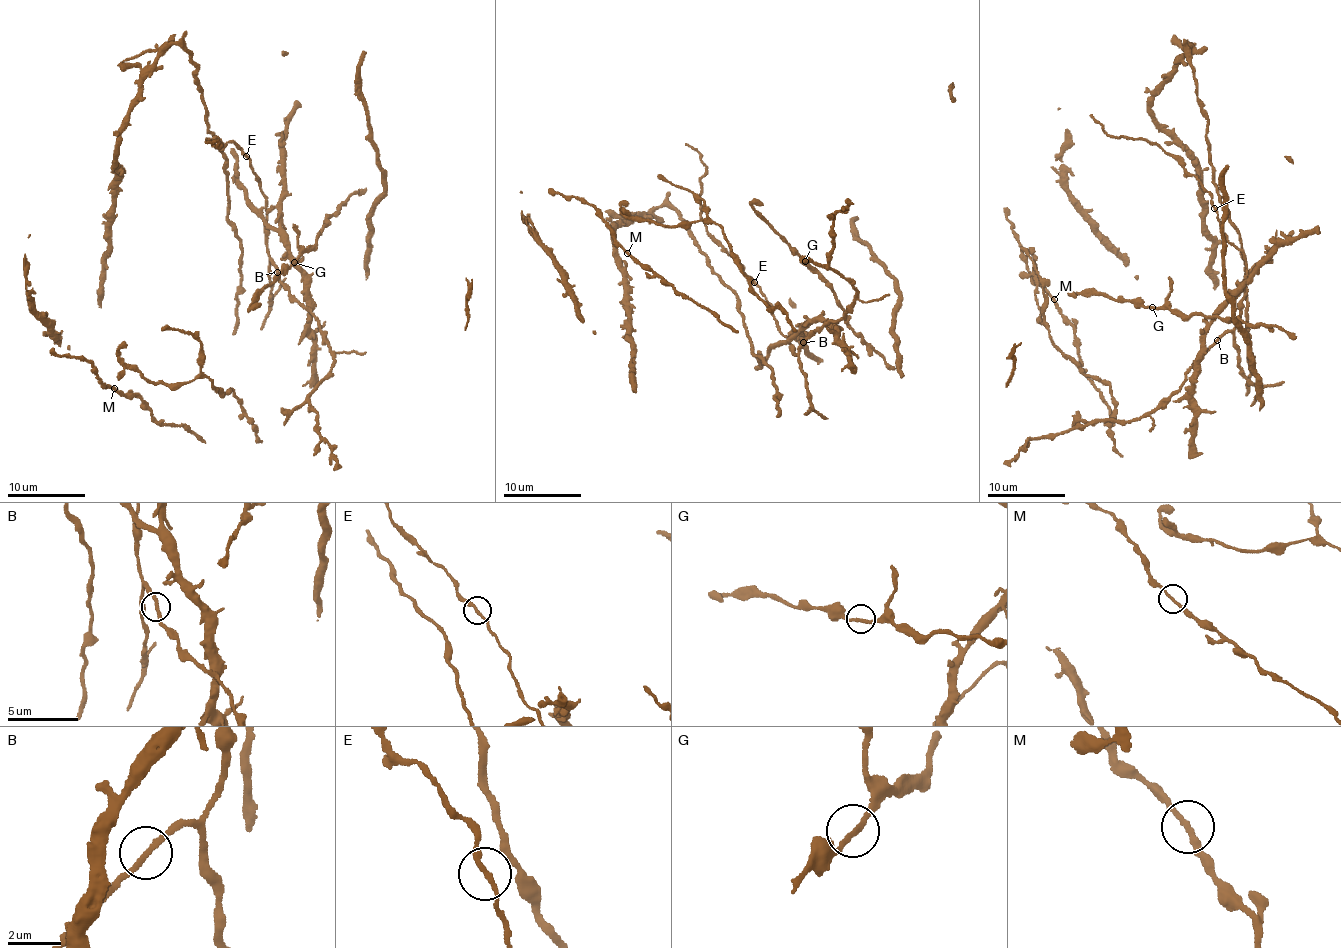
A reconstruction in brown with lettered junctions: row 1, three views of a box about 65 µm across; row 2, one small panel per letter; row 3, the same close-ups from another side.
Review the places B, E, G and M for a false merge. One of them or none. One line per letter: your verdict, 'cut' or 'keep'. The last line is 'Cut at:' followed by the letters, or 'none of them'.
B: keep
E: keep
G: keep
M: keep
Cut at: none of them

